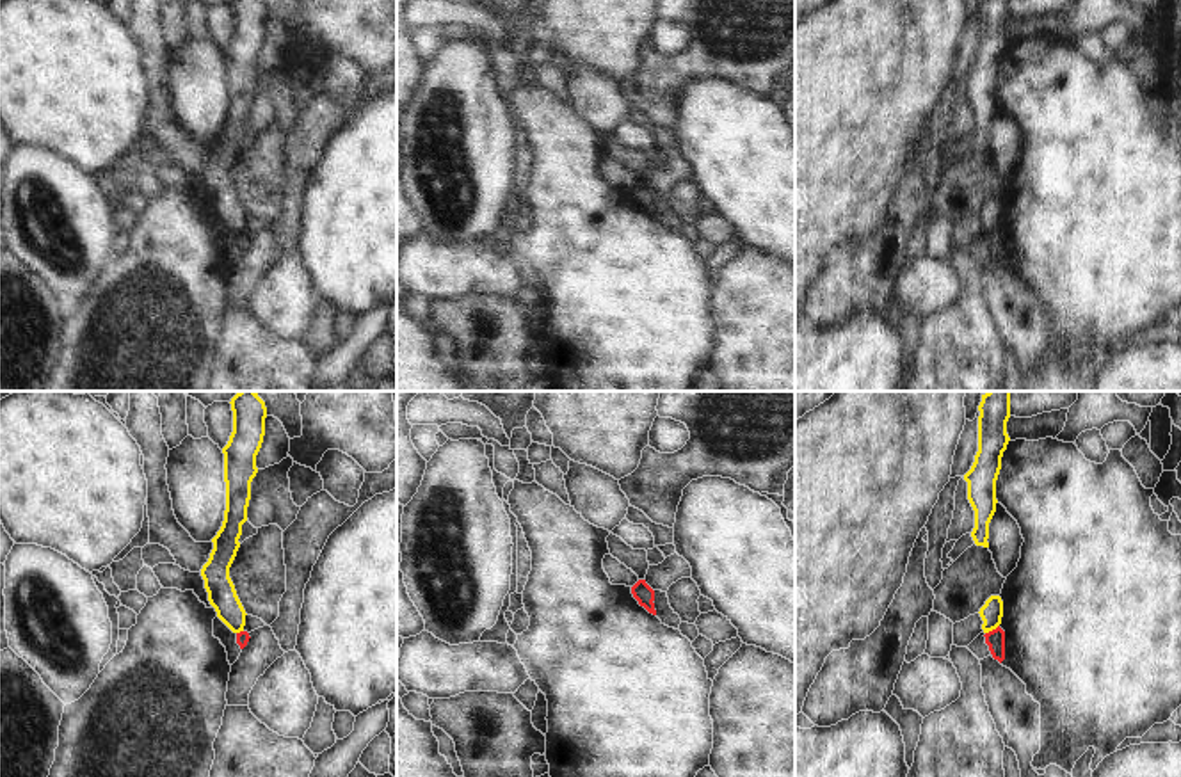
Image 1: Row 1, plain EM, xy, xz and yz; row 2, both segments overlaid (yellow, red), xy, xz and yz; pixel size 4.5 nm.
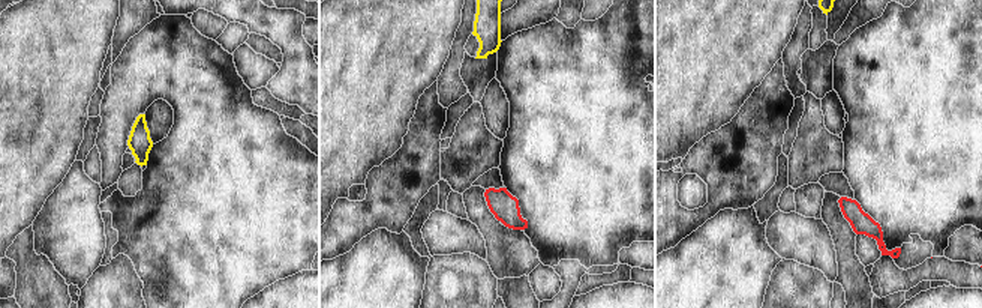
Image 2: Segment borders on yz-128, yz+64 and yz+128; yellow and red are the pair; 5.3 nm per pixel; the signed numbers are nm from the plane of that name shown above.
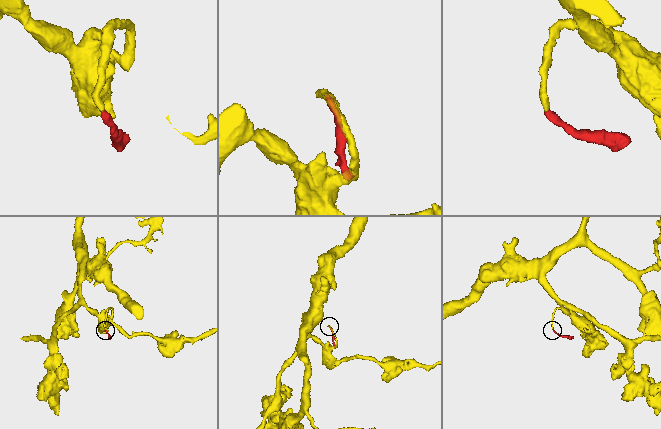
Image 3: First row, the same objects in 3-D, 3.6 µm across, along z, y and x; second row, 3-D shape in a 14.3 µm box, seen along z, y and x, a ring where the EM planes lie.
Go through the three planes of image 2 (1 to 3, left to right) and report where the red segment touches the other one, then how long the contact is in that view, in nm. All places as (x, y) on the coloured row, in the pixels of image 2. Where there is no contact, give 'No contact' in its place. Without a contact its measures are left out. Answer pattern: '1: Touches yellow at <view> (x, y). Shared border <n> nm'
1: No contact
2: No contact
3: No contact.

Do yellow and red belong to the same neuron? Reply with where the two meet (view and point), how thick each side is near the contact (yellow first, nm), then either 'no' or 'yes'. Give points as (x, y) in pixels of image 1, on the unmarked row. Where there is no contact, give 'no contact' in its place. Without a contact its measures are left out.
yz (991, 232) | 100/90 nm | no

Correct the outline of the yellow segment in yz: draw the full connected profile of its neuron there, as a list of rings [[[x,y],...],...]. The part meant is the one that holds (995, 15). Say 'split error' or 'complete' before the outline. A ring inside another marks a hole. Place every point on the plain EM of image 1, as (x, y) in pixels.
complete; [[[982,0],[978,12],[978,53],[964,82],[968,84],[968,101],[975,112],[971,139],[976,148],[989,149],[989,124],[998,105],[996,82],[1010,43],[1007,36],[1010,0]]]

